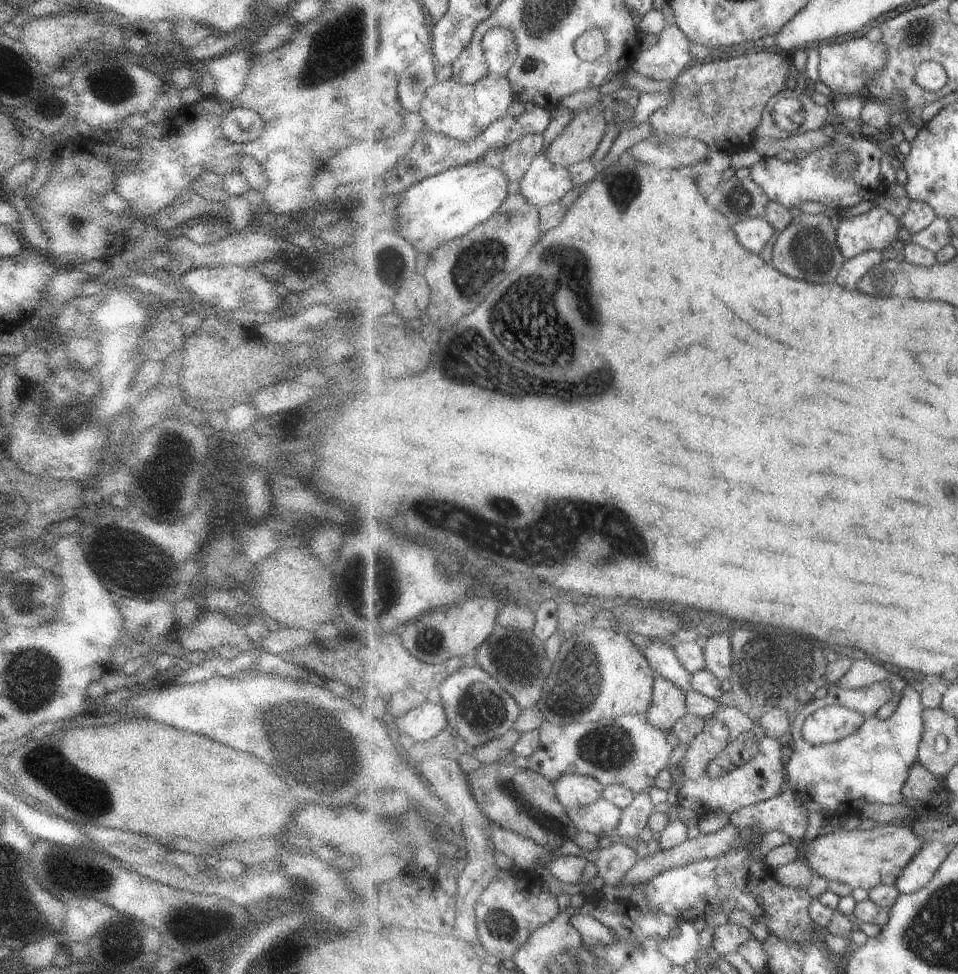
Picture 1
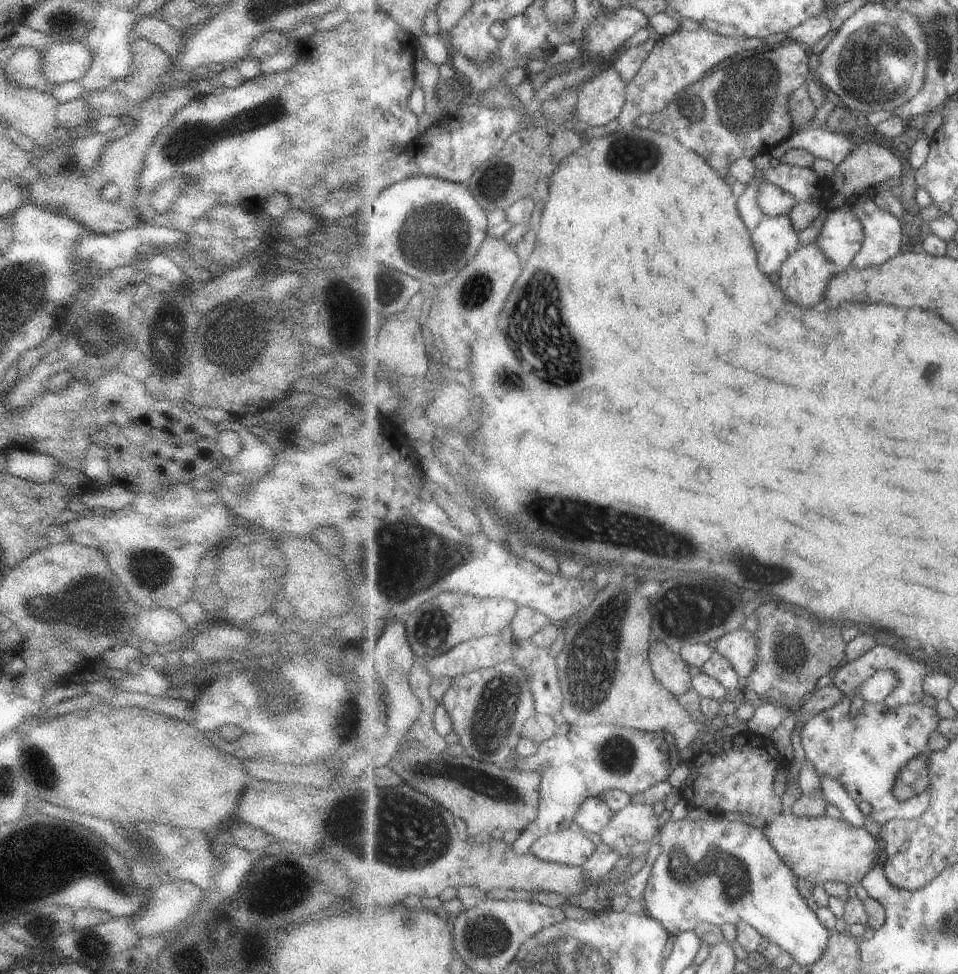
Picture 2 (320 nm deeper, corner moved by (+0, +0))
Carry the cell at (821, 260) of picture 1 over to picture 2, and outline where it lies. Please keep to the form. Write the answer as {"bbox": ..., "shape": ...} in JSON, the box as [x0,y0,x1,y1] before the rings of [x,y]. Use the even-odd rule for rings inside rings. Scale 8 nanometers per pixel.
{"bbox":[779,243,839,306],"shape":[[[812,243],[807,246],[800,246],[789,259],[783,263],[779,270],[779,288],[785,290],[785,296],[789,300],[795,300],[795,304],[803,306],[815,306],[823,294],[825,294],[830,280],[839,274],[839,269],[834,262],[827,260],[826,254],[818,247],[818,244]]]}

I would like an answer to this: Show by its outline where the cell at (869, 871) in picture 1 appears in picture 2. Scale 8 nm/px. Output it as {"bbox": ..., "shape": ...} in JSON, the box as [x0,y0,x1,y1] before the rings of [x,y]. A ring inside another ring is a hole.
{"bbox":[763,812,881,886],"shape":[[[792,812],[776,814],[769,818],[763,828],[767,838],[782,859],[802,880],[807,879],[816,885],[830,881],[845,883],[849,886],[861,885],[873,867],[880,863],[881,842],[872,836],[865,827],[849,824],[844,818],[798,817]]]}

